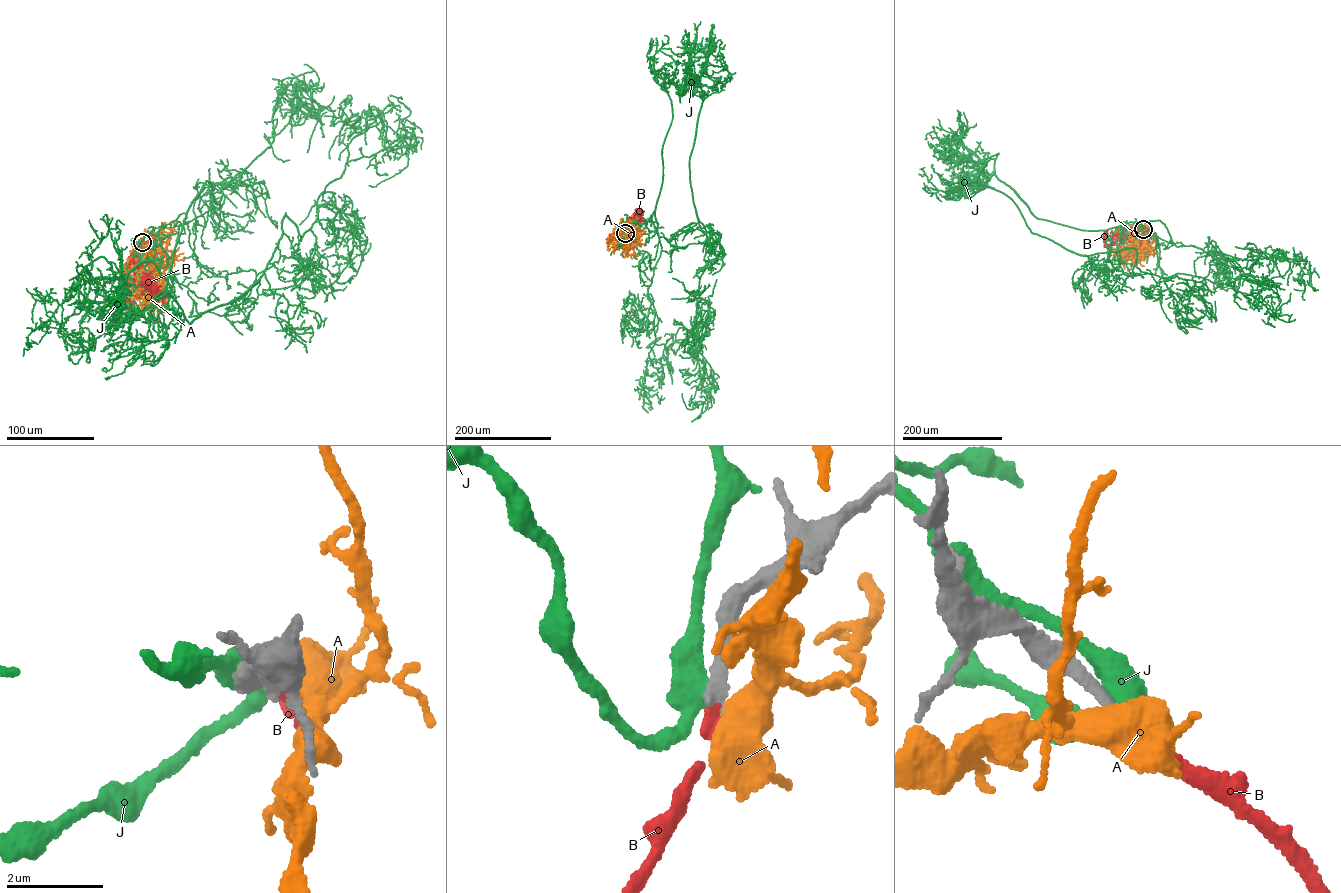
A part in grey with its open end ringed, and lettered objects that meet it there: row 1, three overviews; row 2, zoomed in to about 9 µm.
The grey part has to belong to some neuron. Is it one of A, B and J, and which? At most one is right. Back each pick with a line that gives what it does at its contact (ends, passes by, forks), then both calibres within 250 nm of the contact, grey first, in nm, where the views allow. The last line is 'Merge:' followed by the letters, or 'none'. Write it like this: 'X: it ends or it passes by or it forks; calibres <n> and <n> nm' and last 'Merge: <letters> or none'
B: it ends; calibres 280 and 190 nm
Merge: B

